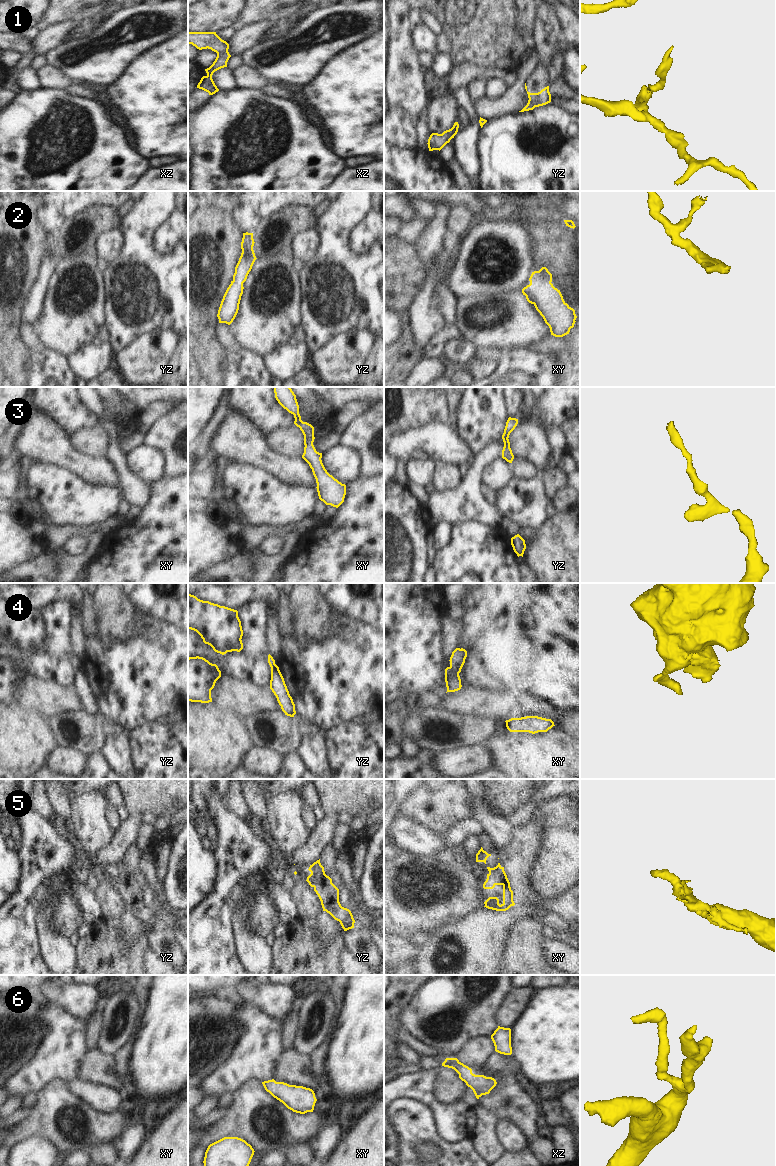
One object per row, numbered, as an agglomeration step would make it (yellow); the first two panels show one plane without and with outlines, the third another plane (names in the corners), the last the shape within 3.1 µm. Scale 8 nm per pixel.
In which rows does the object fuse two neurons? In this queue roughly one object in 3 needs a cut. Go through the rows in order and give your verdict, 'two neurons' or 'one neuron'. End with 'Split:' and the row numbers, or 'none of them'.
1: one neuron
2: one neuron
3: one neuron
4: two neurons
5: one neuron
6: one neuron
Split: 4

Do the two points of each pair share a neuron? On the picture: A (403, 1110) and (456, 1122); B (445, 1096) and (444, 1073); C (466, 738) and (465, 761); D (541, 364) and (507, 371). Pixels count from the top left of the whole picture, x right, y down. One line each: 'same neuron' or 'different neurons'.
A: different neurons
B: same neuron
C: different neurons
D: same neuron

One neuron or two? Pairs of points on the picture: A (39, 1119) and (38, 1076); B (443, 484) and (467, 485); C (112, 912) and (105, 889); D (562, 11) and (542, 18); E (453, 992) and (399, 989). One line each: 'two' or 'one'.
A: two
B: two
C: one
D: two
E: two

